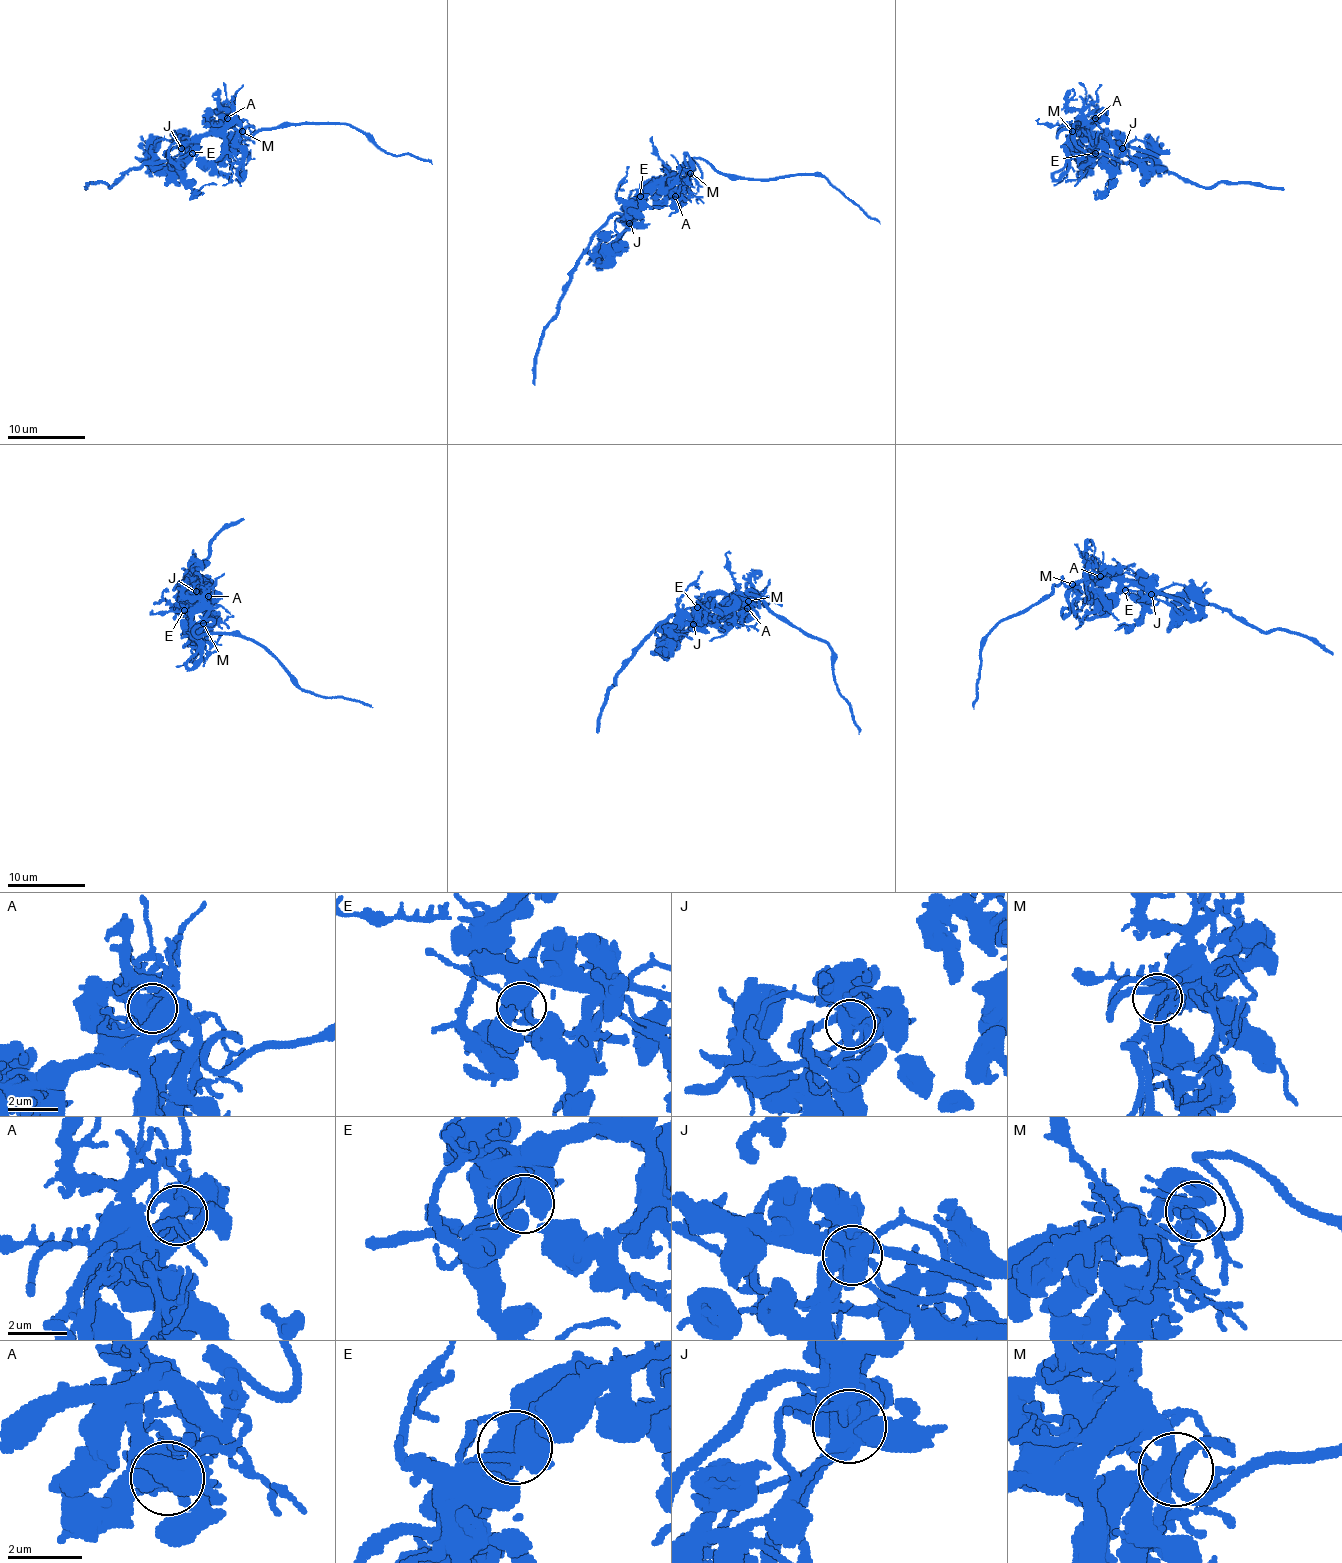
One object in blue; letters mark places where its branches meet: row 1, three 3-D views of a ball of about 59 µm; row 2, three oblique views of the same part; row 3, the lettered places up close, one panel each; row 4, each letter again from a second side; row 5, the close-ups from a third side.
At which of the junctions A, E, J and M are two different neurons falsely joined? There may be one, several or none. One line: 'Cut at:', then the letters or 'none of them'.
Cut at: none of them

